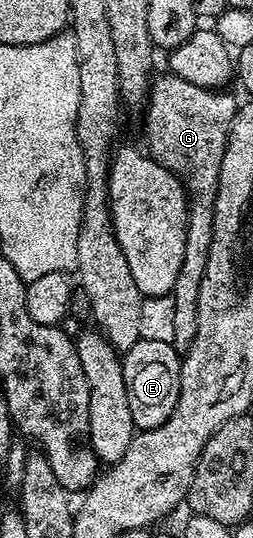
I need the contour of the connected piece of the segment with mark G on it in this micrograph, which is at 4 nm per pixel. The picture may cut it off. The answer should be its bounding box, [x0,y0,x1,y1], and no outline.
[145,72,237,356]

